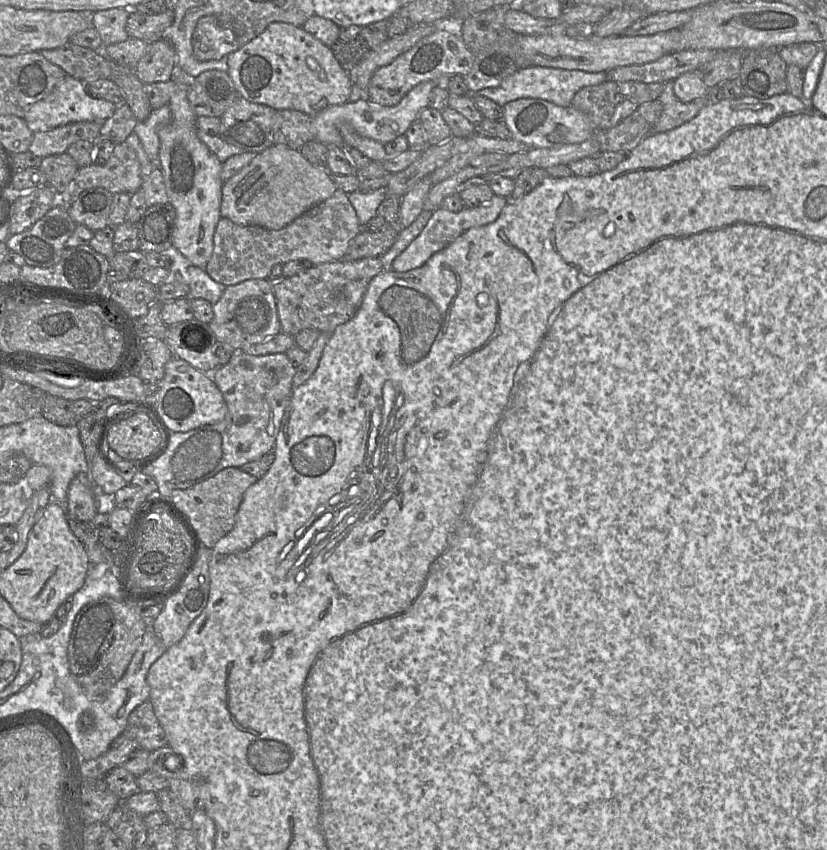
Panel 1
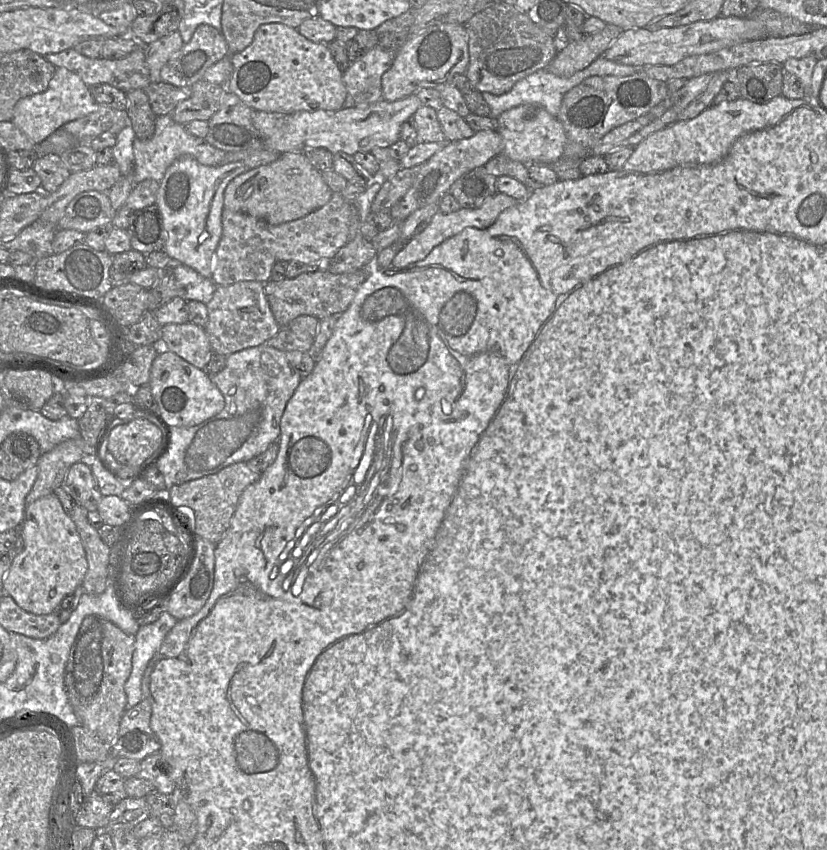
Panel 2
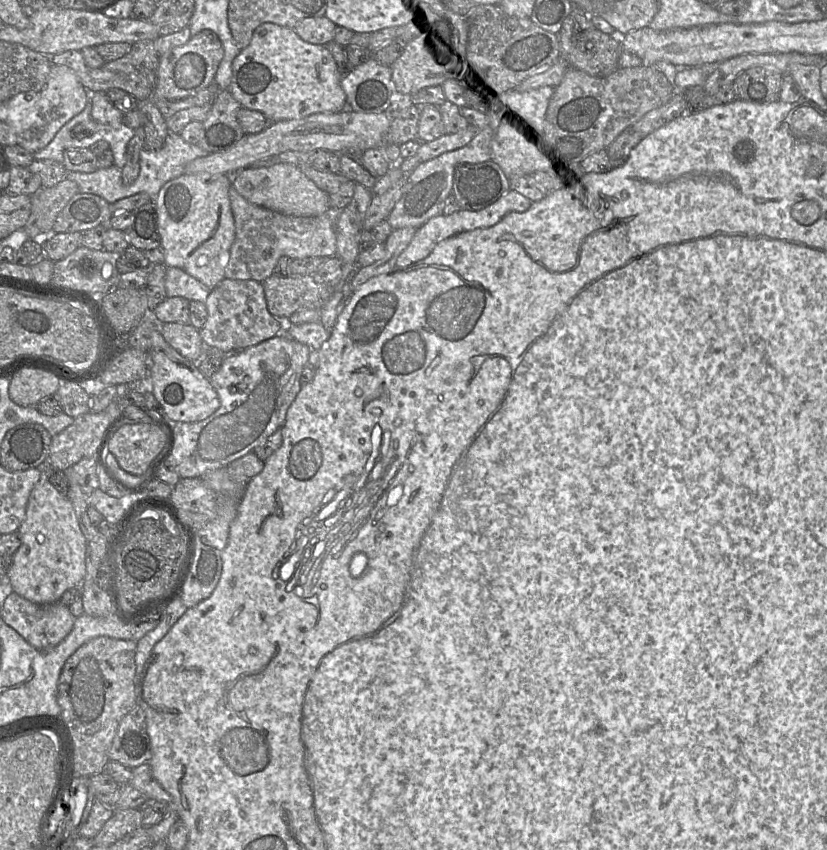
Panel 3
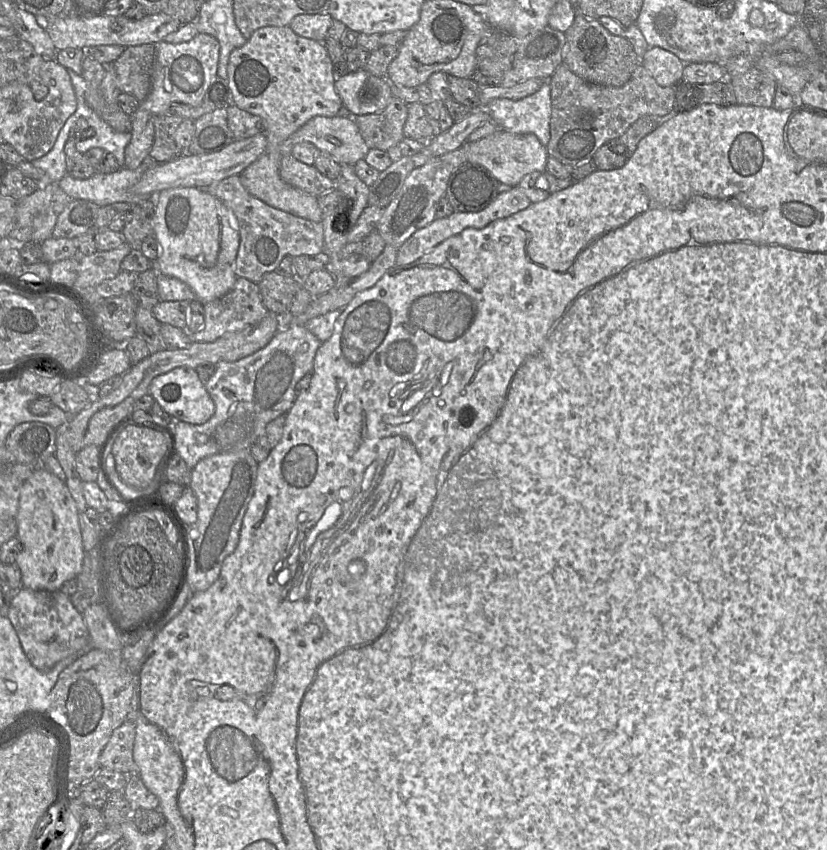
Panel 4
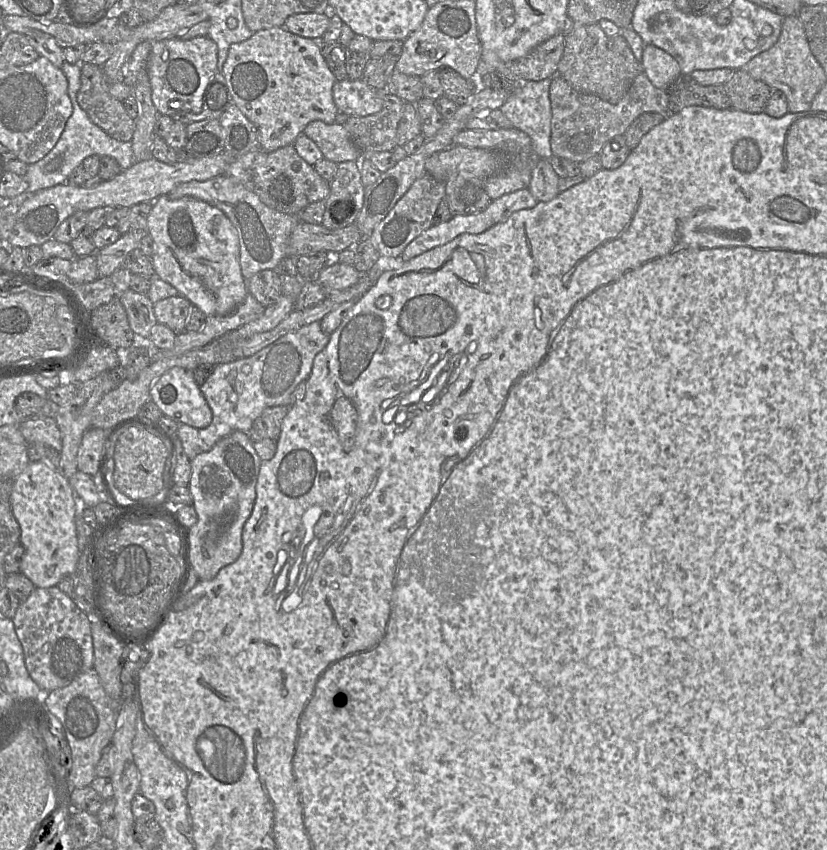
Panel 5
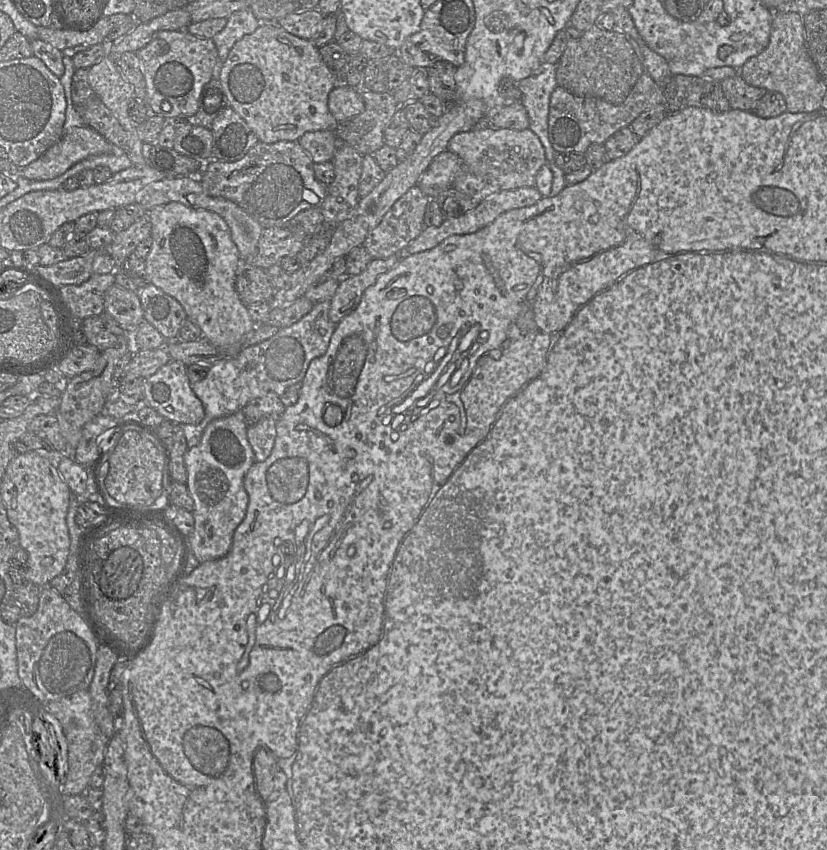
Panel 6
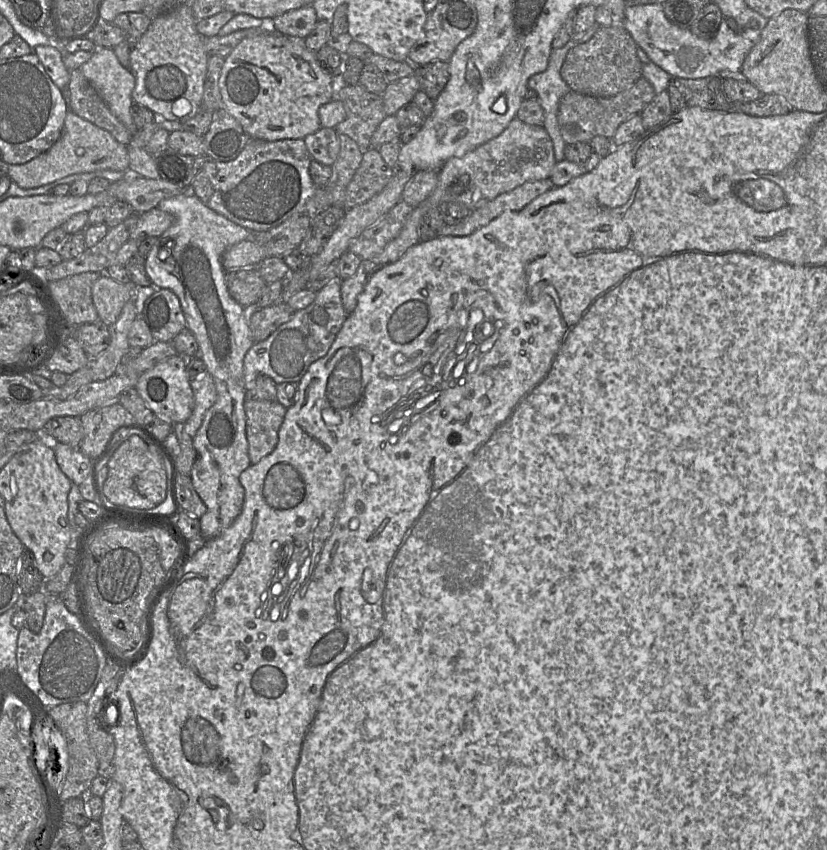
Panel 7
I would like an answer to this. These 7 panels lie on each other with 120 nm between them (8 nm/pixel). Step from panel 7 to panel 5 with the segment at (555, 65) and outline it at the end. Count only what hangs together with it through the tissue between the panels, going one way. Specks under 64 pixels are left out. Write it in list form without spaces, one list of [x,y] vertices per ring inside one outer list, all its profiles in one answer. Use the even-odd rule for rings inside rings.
[[[552,77],[541,81],[519,83],[509,99],[500,107],[514,128],[526,133],[541,158],[550,159],[551,103],[549,90]]]

